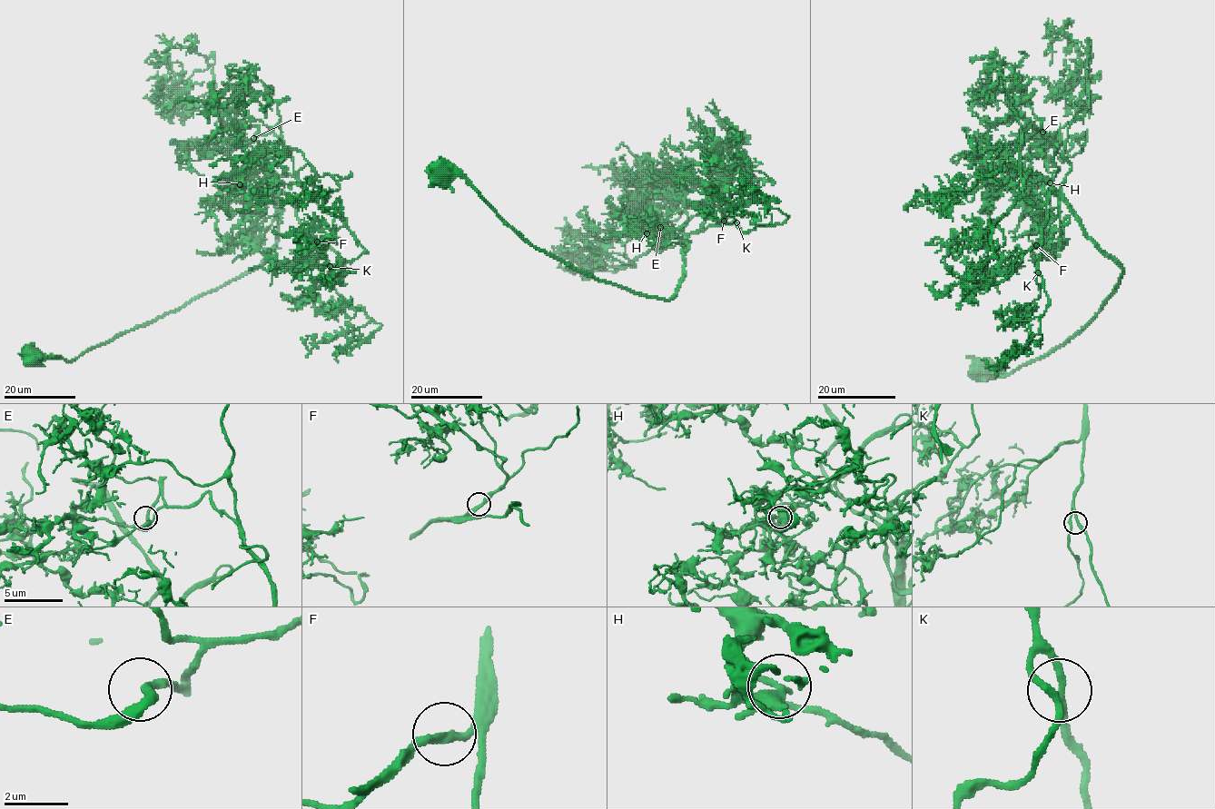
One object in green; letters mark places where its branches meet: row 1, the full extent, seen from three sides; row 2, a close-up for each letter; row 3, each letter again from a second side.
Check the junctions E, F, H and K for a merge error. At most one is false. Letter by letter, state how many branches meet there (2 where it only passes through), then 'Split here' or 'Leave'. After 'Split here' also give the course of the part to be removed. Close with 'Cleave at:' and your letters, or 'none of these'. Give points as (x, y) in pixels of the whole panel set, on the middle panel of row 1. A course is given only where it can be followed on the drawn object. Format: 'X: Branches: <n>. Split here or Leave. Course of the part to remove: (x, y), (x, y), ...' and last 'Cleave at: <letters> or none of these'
E: Branches: 2. Leave
F: Branches: 2. Leave
H: Branches: 2. Leave
K: Branches: 2. Leave
Cleave at: none of these

